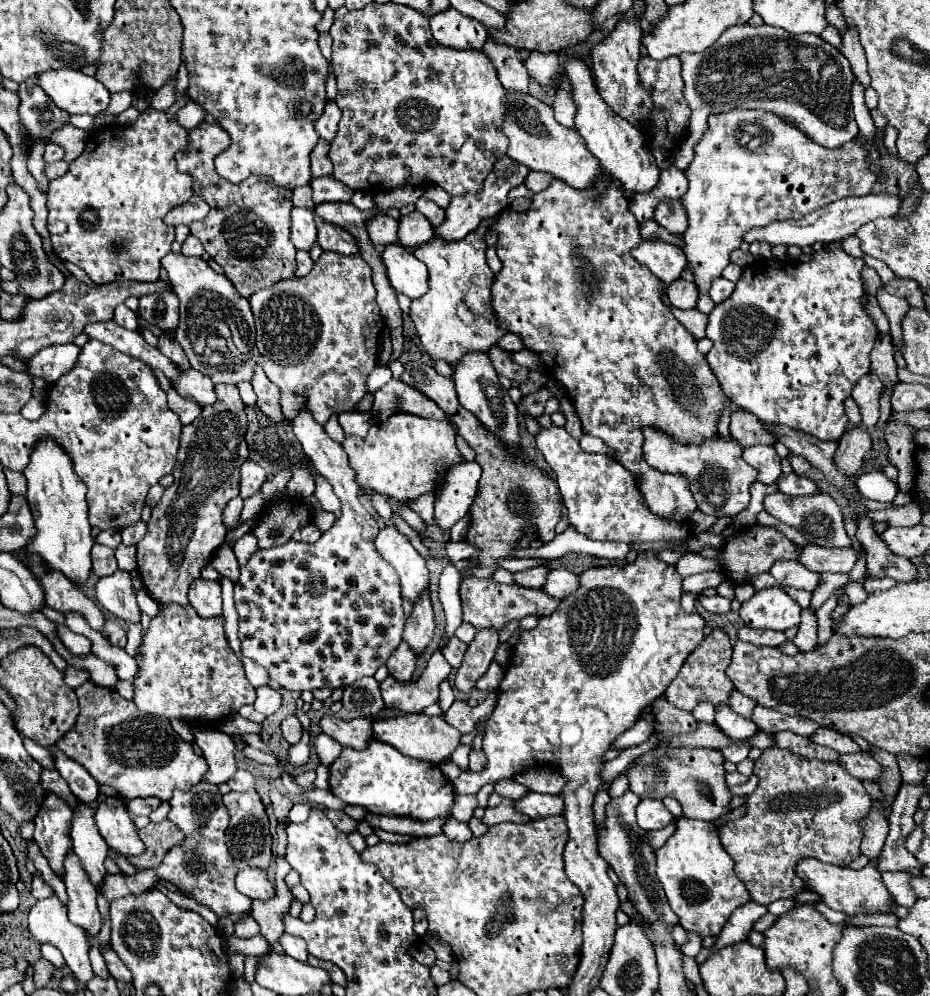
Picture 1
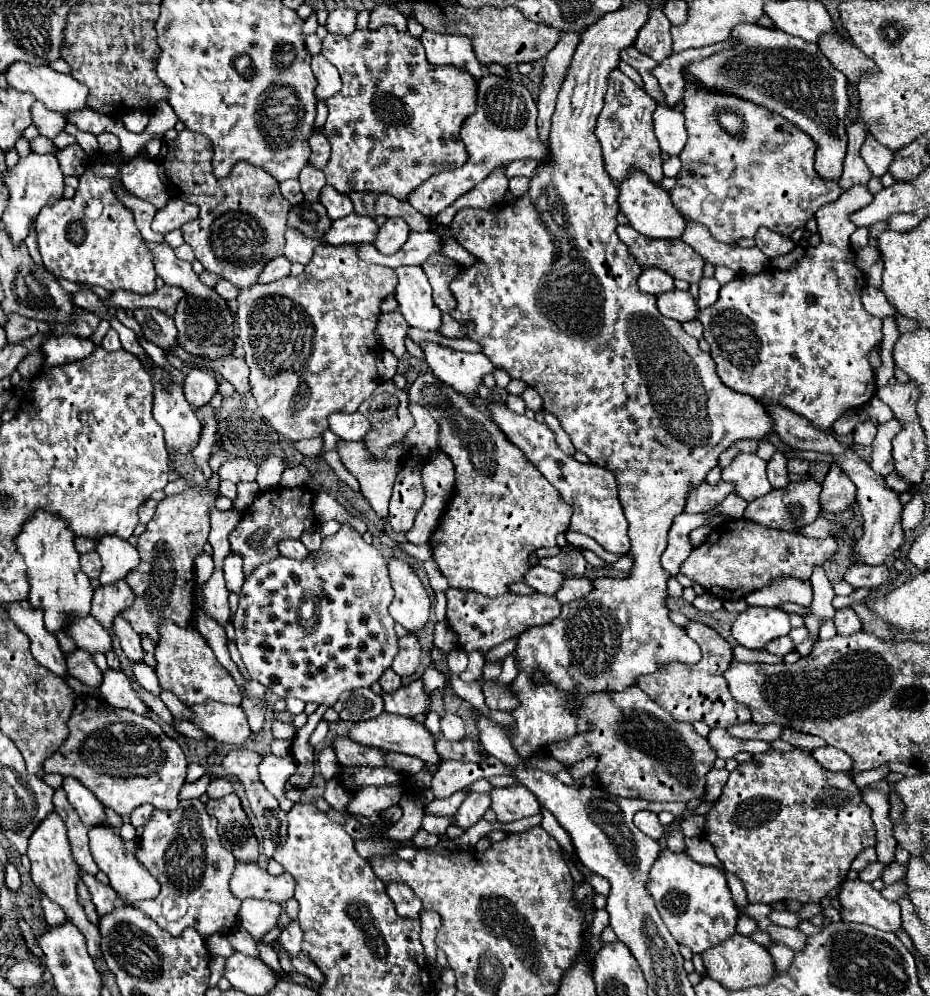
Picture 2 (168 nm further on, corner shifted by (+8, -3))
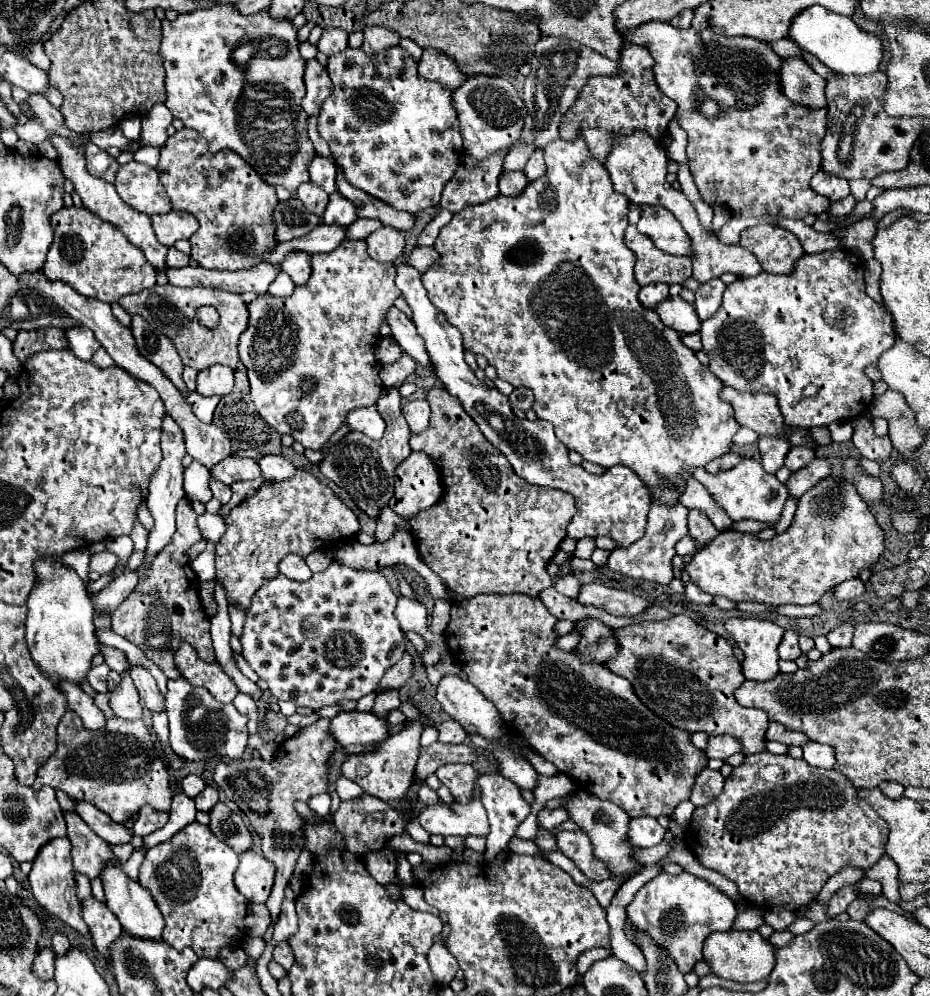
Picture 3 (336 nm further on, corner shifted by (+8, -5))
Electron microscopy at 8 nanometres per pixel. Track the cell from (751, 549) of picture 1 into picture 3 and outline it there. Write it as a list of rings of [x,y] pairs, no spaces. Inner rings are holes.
[[[826,478],[810,488],[800,500],[794,514],[792,526],[772,540],[760,540],[756,534],[736,532],[732,528],[722,530],[710,544],[696,550],[692,560],[686,564],[690,580],[712,596],[724,596],[732,602],[766,602],[766,604],[814,604],[822,594],[836,584],[858,576],[866,566],[872,566],[884,550],[884,534],[878,528],[868,504],[858,492],[842,478]]]

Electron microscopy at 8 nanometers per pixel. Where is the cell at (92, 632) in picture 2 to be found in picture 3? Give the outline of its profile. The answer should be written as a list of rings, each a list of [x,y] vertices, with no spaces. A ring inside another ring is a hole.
[[[98,644],[100,646],[100,654],[104,656],[104,662],[116,670],[116,672],[122,672],[124,666],[126,666],[126,656],[122,650],[118,648],[112,648],[112,646],[106,646],[106,644]]]

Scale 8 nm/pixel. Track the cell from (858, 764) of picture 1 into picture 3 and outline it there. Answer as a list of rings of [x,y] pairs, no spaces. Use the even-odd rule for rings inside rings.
[[[808,742],[806,746],[802,746],[802,750],[804,750],[804,760],[814,768],[828,768],[830,770],[836,764],[836,756],[830,746],[824,746],[818,742]]]

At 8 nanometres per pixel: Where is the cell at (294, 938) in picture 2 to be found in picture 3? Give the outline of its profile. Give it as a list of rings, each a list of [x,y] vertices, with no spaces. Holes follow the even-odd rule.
[[[284,900],[282,902],[282,912],[278,916],[278,922],[274,926],[274,934],[272,940],[266,944],[266,950],[262,956],[272,958],[272,950],[282,942],[288,942],[288,938],[298,930],[298,916],[294,910],[294,902],[292,900]]]

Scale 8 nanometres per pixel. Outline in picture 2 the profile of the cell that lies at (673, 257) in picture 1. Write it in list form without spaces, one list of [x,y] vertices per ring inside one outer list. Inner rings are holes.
[[[648,268],[648,270],[644,270],[640,274],[638,286],[640,286],[640,292],[658,296],[658,294],[664,294],[664,292],[672,290],[674,288],[674,280],[666,272],[662,272],[658,268]]]

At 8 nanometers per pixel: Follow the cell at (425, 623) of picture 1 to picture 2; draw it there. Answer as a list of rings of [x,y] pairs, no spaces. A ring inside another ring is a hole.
[[[408,634],[400,638],[400,652],[392,662],[392,670],[398,676],[410,676],[420,664],[420,644],[416,640],[416,634]]]

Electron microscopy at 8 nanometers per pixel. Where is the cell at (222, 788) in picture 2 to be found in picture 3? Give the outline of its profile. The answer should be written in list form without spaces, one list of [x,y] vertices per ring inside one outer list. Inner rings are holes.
[[[206,786],[198,796],[196,796],[196,808],[198,810],[204,810],[204,812],[208,812],[216,802],[218,802],[218,790],[216,788],[212,788],[212,786]]]

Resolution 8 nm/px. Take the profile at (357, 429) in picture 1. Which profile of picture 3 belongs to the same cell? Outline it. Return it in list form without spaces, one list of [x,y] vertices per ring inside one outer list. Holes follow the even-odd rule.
[[[368,406],[368,408],[358,408],[348,412],[344,424],[348,426],[348,430],[352,432],[362,432],[366,436],[370,436],[372,440],[380,440],[384,434],[384,420],[382,416],[376,412],[376,406]]]

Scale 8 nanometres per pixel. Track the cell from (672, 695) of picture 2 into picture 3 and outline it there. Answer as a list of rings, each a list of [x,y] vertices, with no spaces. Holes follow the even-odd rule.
[[[686,614],[620,628],[616,638],[618,654],[608,662],[608,668],[630,680],[634,692],[652,712],[692,734],[732,734],[744,744],[744,754],[764,752],[768,716],[760,708],[744,708],[736,702],[734,690],[744,682],[744,674],[724,638],[702,628]],[[680,646],[686,646],[686,652],[676,652]]]

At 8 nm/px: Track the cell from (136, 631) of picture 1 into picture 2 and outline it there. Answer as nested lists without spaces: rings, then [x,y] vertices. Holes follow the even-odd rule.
[[[134,664],[132,668],[134,668],[134,676],[138,678],[140,686],[144,686],[144,690],[148,690],[154,696],[158,696],[162,692],[160,690],[160,682],[156,682],[156,674],[148,664],[144,664],[144,666],[142,664]]]

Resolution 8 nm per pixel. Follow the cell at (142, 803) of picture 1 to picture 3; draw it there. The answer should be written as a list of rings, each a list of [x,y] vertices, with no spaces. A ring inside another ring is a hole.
[[[144,806],[144,808],[140,808],[132,830],[136,836],[146,836],[146,834],[152,834],[154,830],[162,828],[164,822],[168,822],[168,814],[156,812],[152,806]]]

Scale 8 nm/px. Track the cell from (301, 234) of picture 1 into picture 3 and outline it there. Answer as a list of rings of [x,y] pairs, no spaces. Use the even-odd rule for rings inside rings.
[[[298,250],[288,252],[288,256],[282,262],[282,270],[286,274],[290,274],[290,278],[294,280],[296,286],[306,284],[308,276],[310,276],[310,254],[308,252],[298,252]]]

